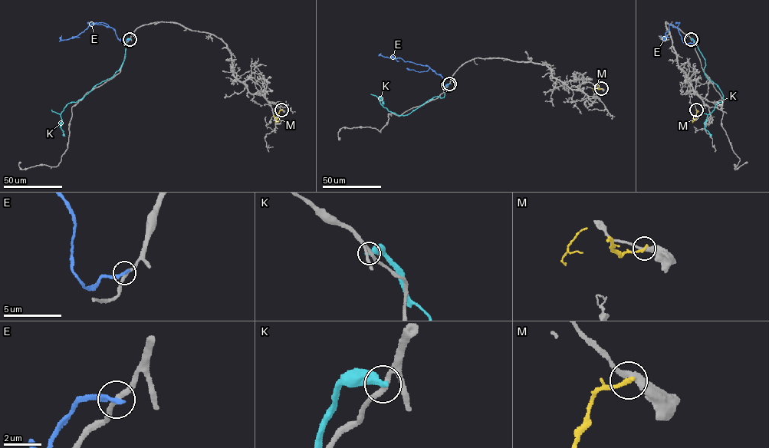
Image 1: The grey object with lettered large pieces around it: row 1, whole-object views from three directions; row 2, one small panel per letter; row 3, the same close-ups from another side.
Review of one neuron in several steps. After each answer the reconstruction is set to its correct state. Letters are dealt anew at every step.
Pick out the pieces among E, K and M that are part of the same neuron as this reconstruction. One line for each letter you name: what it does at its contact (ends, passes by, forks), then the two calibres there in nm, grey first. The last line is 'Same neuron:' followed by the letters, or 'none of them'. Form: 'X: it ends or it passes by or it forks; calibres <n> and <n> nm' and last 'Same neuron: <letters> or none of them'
Same neuron: none of them

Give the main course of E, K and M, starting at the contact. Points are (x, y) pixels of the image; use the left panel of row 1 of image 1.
E: (129, 40), (123, 44), (117, 38), (114, 29), (96, 24), (90, 24), (73, 37), (61, 40), (61, 35)
K: (129, 39), (126, 42), (125, 57), (115, 74), (64, 109), (60, 114), (60, 128), (64, 136)
M: (281, 110), (277, 119), (274, 116), (278, 118)

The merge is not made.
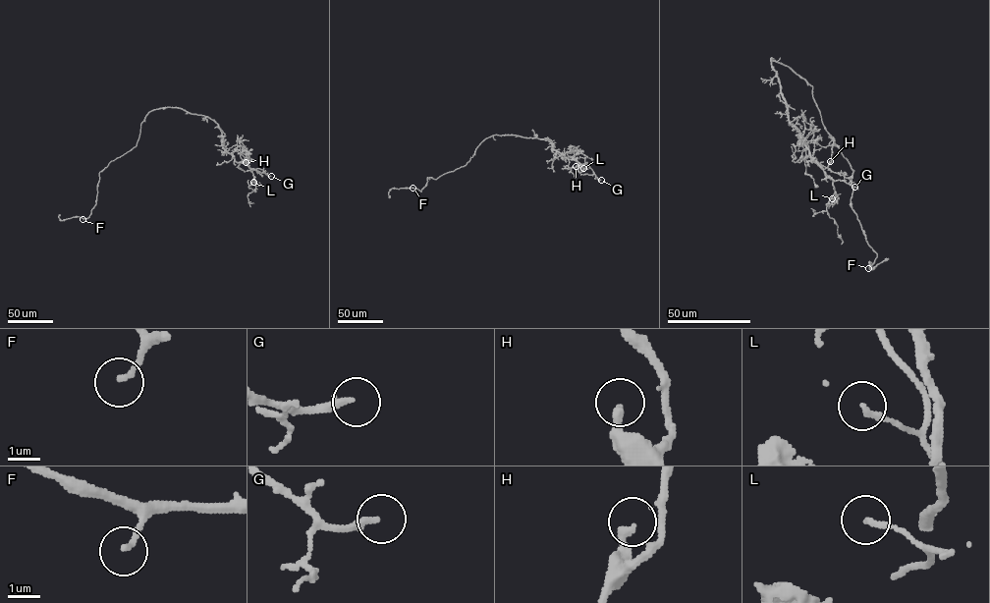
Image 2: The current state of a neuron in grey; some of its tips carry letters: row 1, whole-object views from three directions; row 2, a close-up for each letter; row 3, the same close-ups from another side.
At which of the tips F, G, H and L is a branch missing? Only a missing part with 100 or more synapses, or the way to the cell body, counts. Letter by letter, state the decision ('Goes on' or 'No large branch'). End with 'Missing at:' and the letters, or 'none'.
F: No large branch
G: No large branch
H: No large branch
L: No large branch
Missing at: none

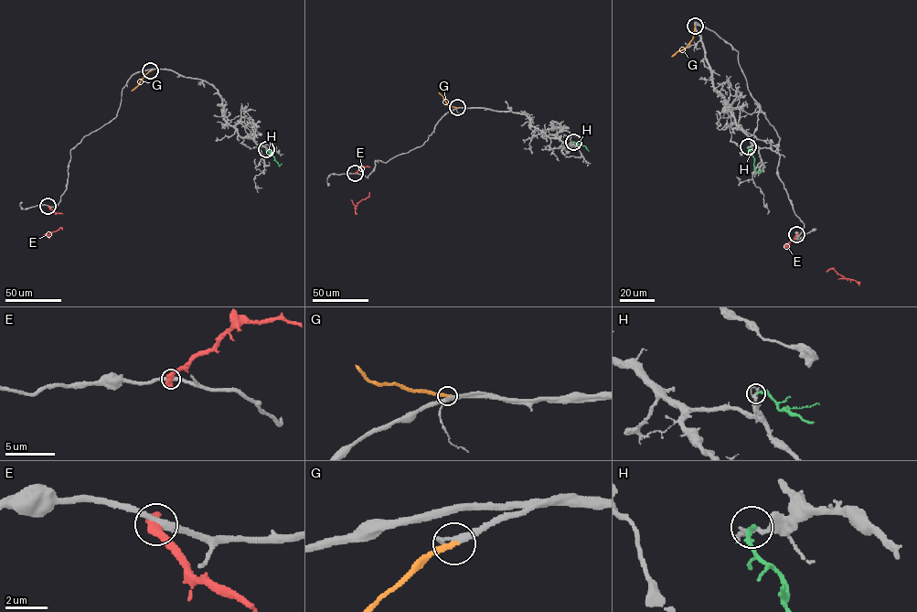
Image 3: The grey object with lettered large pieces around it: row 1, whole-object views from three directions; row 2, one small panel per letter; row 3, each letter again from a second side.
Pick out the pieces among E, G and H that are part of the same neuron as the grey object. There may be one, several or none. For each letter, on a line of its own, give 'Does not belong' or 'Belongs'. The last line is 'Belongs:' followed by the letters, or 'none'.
E: Does not belong
G: Belongs
H: Does not belong
Belongs: G

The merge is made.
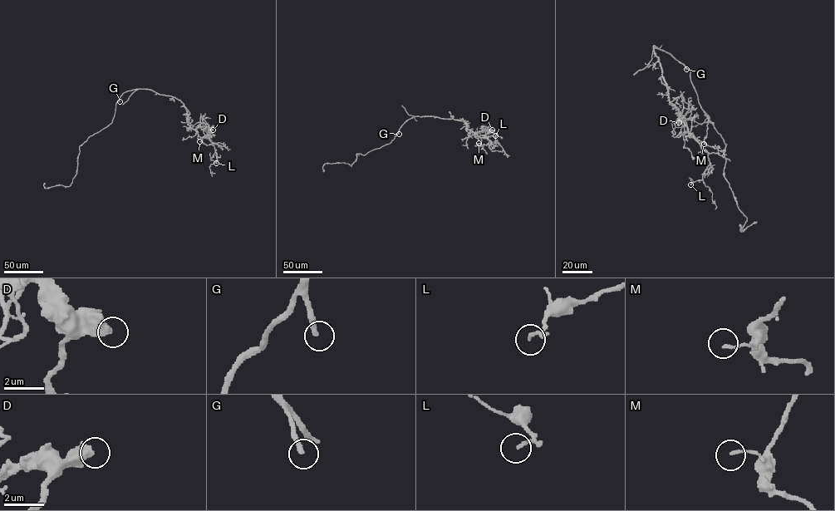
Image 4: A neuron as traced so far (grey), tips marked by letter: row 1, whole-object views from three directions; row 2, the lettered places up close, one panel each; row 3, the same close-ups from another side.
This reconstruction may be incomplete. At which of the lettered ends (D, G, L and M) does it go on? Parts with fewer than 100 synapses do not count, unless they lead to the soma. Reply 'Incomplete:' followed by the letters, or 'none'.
Incomplete: G

